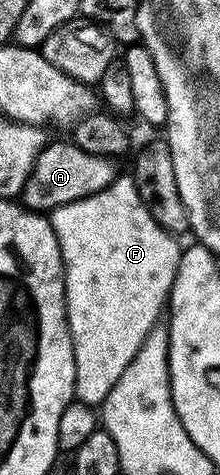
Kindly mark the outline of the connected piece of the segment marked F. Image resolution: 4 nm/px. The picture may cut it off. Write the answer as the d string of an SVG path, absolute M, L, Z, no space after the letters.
M117 176L102 192L62 204L51 211L50 221L64 261L64 301L68 304L68 327L76 361L75 401L99 407L118 383L126 366L134 360L154 324L162 318L182 249L177 235L163 230L150 216L131 177Z

